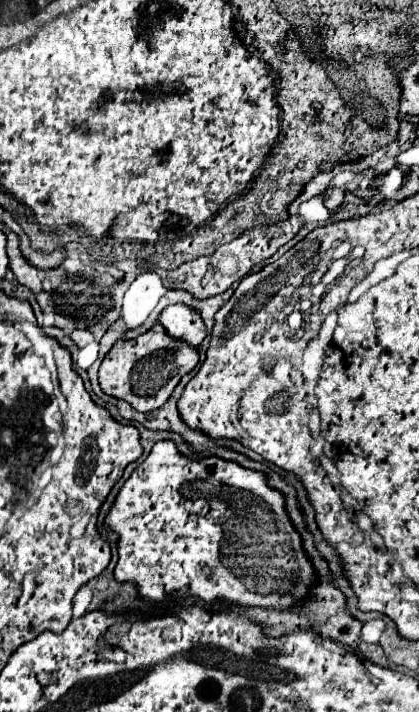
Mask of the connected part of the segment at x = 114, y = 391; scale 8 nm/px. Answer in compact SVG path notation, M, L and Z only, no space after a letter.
M156 324L152 330L134 340L120 340L114 344L100 366L100 388L112 398L132 404L138 412L152 412L170 398L182 376L186 376L196 364L196 348L190 348L180 340L170 340L170 336L166 336Z

